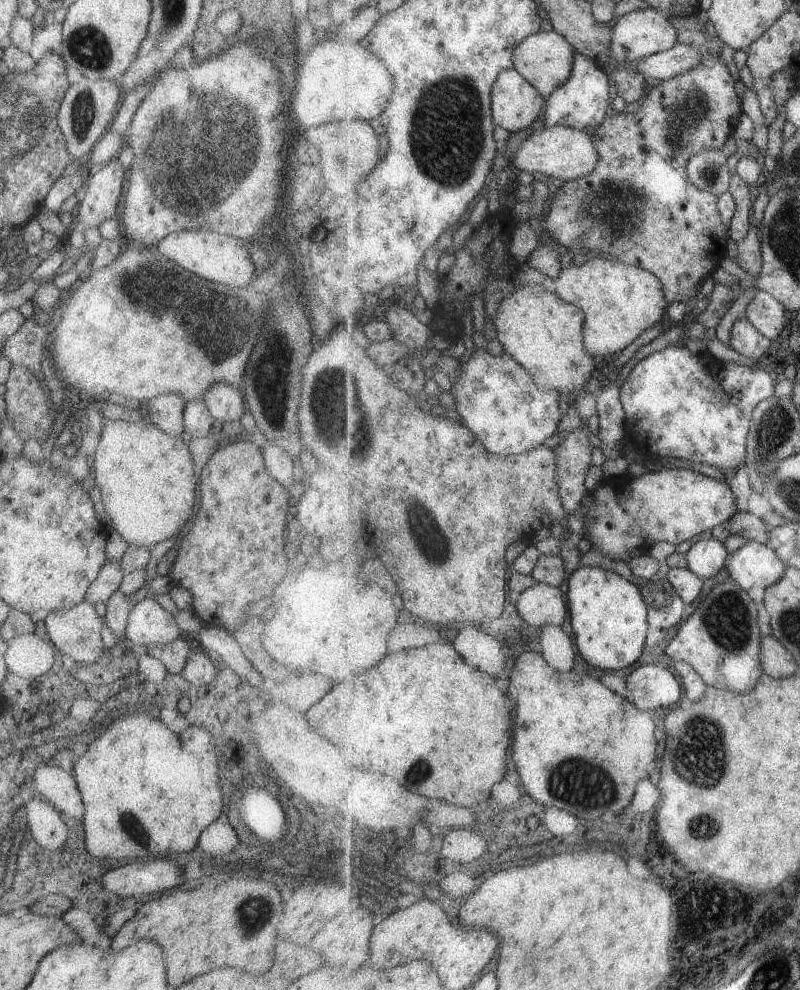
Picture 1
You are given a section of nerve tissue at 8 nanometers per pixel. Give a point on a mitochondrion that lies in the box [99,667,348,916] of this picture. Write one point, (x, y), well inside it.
(135, 826)

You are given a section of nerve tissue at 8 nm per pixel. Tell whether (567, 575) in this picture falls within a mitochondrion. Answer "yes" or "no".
no

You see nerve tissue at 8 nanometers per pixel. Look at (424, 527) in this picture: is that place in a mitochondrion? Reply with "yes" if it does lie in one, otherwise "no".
yes

